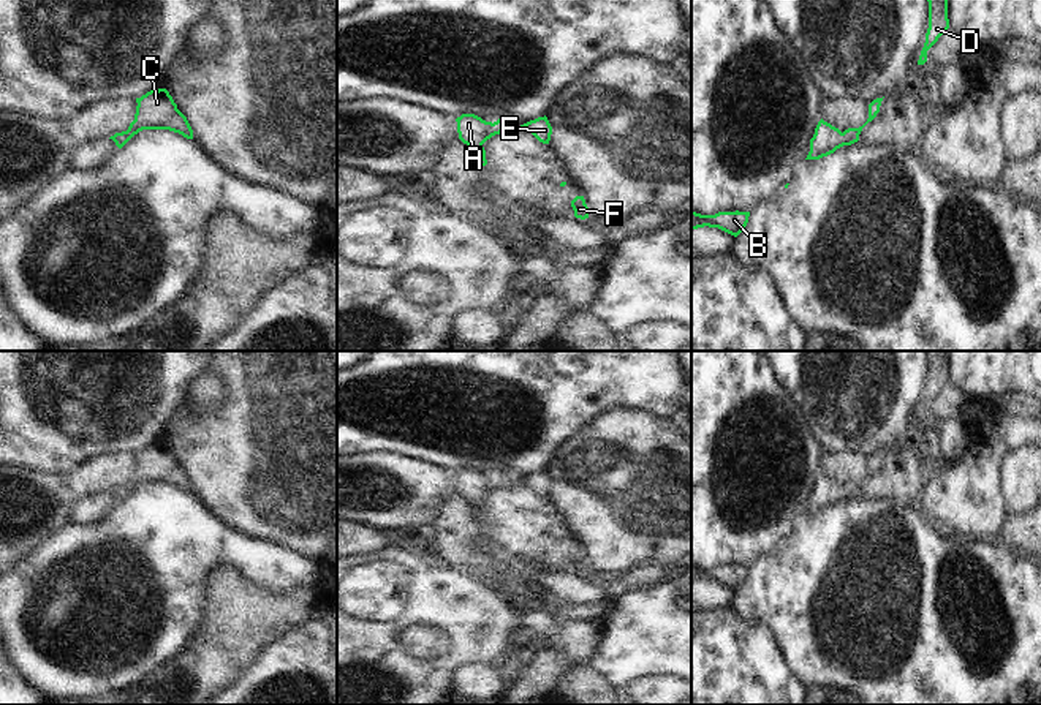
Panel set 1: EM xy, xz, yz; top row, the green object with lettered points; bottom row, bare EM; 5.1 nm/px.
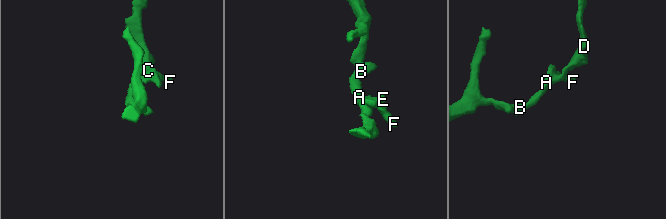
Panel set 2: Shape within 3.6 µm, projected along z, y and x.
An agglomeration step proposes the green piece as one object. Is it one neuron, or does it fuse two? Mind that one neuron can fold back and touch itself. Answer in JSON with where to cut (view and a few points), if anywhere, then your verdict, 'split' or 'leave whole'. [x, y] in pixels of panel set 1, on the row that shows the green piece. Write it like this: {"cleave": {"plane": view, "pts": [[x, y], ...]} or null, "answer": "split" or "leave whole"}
{"cleave": null, "answer": "leave whole"}

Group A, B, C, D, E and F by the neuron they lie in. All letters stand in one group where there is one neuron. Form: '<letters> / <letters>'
A B C D E F

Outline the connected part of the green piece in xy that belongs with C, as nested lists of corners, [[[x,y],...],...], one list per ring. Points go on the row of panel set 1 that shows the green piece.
[[[166,89],[150,90],[141,98],[136,98],[136,103],[134,120],[128,130],[109,138],[119,149],[142,130],[169,130],[187,139],[193,139],[193,130],[187,117],[177,109]]]

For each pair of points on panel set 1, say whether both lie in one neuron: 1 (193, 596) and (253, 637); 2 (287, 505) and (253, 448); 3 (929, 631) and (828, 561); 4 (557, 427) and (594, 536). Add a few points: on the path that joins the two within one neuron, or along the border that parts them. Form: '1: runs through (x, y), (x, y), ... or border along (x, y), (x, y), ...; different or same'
1: border along (219, 569), (211, 580), (206, 625), (192, 639); different
2: runs through (287, 490), (287, 481), (268, 462); same
3: runs through (924, 591), (921, 571), (893, 573), (863, 552); same
4: border along (592, 422), (559, 451), (546, 470); different

